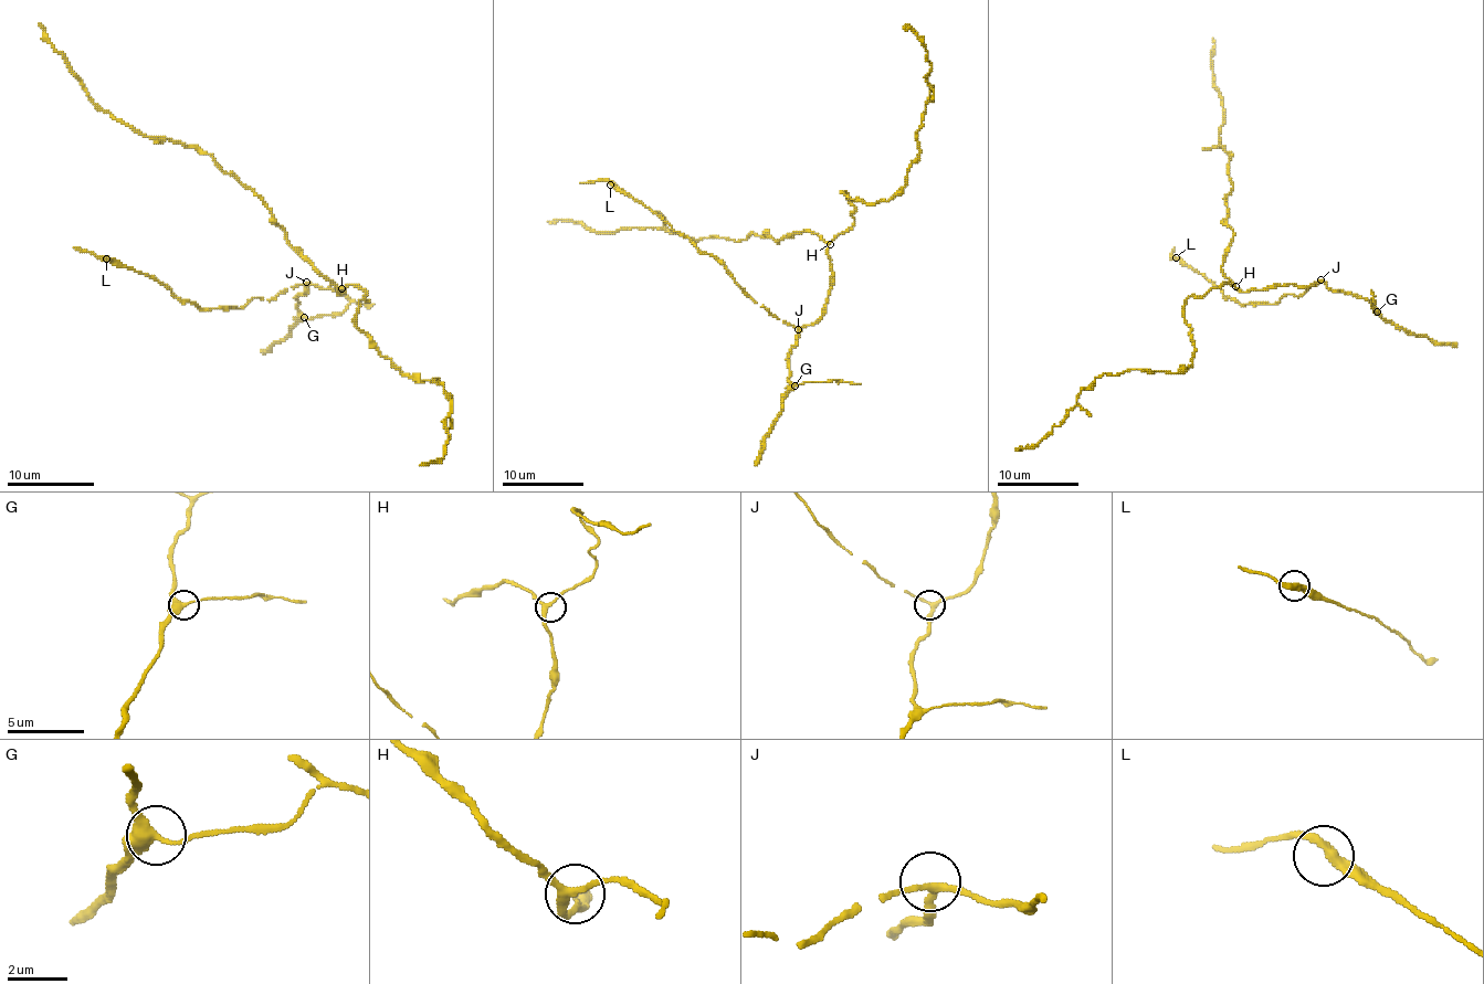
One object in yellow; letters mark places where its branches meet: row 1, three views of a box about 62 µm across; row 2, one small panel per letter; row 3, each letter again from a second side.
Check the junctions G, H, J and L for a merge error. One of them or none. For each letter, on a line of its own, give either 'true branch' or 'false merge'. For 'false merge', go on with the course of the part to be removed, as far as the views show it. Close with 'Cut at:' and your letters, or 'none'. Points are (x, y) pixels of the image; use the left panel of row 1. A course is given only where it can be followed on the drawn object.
G: false merge; course (304, 317), (339, 315), (353, 302), (374, 304)
H: true branch
J: true branch
L: true branch
Cut at: G

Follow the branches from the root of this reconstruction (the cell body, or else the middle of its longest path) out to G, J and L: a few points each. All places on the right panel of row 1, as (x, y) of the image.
G: (1231, 282), (1243, 292), (1287, 284), (1314, 286), (1323, 282), (1333, 289), (1365, 298), (1377, 313)
J: (1231, 282), (1248, 292), (1287, 284), (1314, 286), (1321, 279)
L: (1231, 282), (1243, 292), (1318, 282), (1298, 296), (1286, 294), (1274, 304), (1239, 304), (1176, 257)

